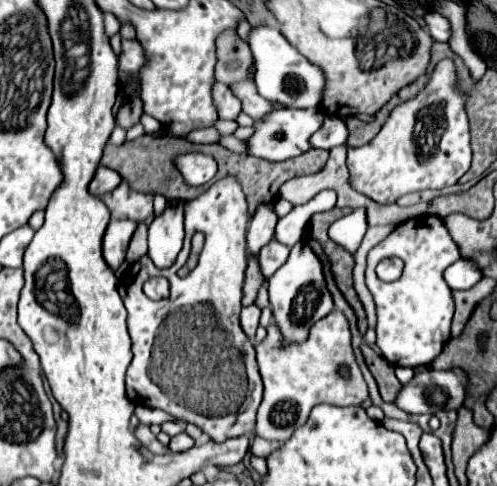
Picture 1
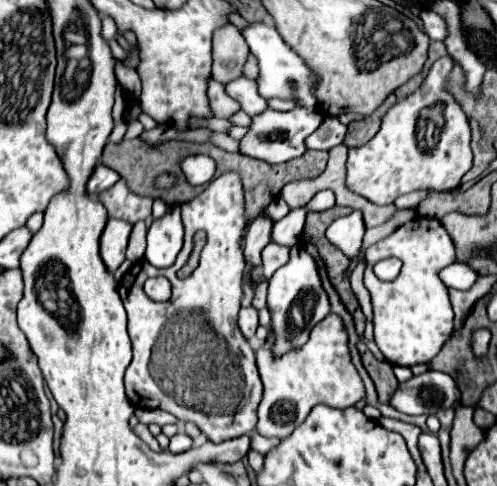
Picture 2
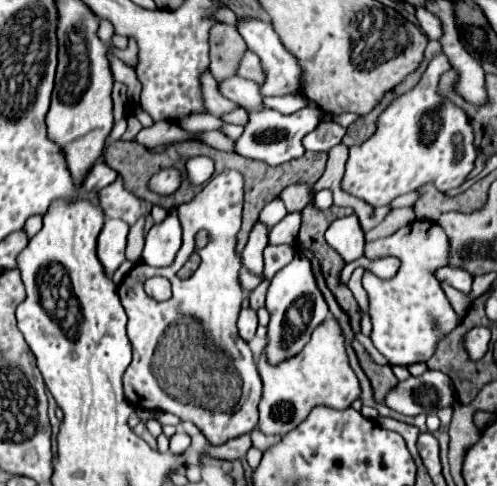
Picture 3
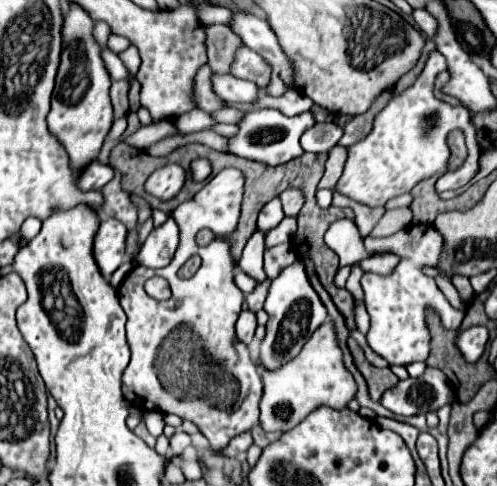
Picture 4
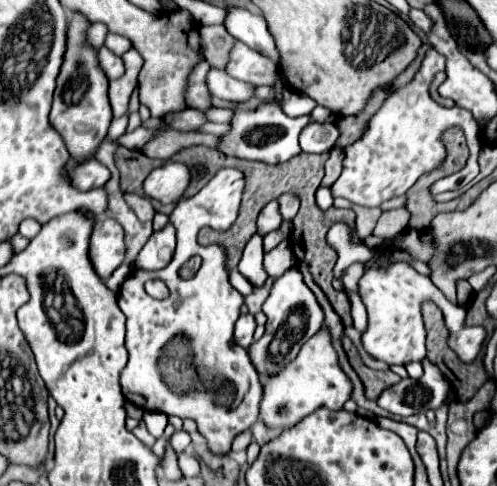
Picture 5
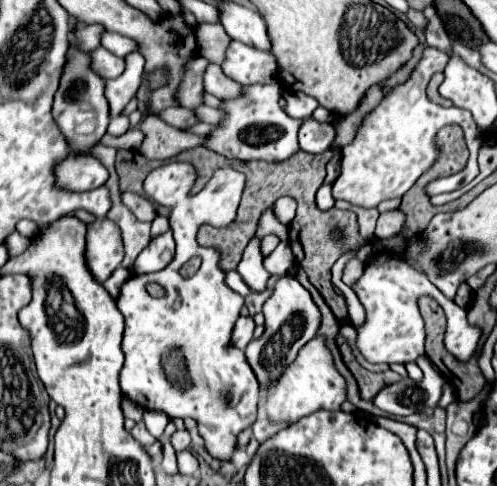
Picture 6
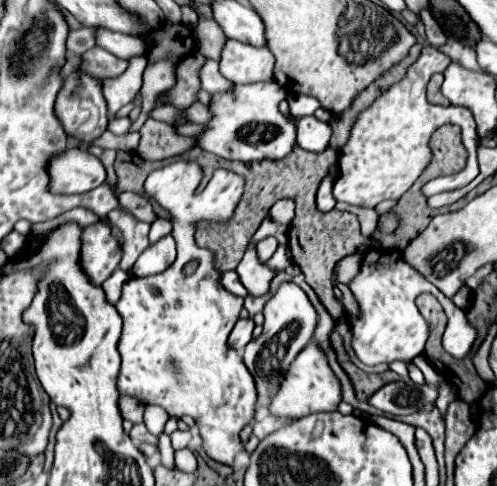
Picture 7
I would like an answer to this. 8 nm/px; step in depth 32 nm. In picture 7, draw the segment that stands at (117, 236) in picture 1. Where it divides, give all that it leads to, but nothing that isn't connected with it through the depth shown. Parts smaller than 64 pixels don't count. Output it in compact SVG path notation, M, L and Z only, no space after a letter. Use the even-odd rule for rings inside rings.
M96 222L84 228L80 246L80 266L92 284L100 286L120 264L122 252L114 240L110 228L102 222Z

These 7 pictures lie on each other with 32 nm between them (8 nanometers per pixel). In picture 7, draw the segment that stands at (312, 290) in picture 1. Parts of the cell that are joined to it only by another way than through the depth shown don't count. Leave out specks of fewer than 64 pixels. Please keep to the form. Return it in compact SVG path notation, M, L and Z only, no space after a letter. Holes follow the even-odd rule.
M282 284L272 300L264 306L264 330L256 340L244 348L244 366L254 374L258 398L270 398L270 388L280 386L284 372L296 358L296 354L310 342L316 328L316 310L308 302L308 296L296 284Z

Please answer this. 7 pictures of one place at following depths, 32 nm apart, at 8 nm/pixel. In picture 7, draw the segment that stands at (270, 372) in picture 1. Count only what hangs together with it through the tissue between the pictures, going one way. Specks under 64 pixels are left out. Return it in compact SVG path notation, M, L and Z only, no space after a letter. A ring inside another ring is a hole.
M308 344L296 360L290 364L284 382L280 384L278 392L270 400L270 412L276 416L290 416L290 418L302 418L314 412L334 412L340 404L340 382L330 370L326 356L316 344Z

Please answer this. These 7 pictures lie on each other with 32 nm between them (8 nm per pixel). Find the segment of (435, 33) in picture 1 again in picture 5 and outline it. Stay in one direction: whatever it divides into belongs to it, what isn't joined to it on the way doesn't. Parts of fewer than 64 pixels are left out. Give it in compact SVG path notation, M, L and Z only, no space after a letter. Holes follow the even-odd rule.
M410 10L410 12L408 12L408 18L414 22L414 26L418 26L418 28L424 30L424 32L428 32L430 26L432 26L432 20L430 20L422 10Z

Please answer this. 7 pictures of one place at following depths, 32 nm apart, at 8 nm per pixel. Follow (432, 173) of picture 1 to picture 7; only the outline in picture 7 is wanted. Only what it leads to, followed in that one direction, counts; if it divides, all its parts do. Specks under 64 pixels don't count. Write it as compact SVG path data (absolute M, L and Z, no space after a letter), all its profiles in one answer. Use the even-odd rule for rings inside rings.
M424 46L420 58L408 68L406 76L400 82L392 84L388 90L384 90L368 106L368 110L360 112L352 126L348 142L340 148L338 154L340 178L336 178L334 184L336 200L366 208L374 208L382 200L398 200L428 166L428 140L432 132L444 124L456 124L462 128L462 144L468 152L468 162L464 170L430 182L434 184L434 194L462 188L478 176L476 148L480 140L472 112L464 106L438 106L426 100L426 84L430 76L436 72L442 74L450 62L452 60L434 46Z

